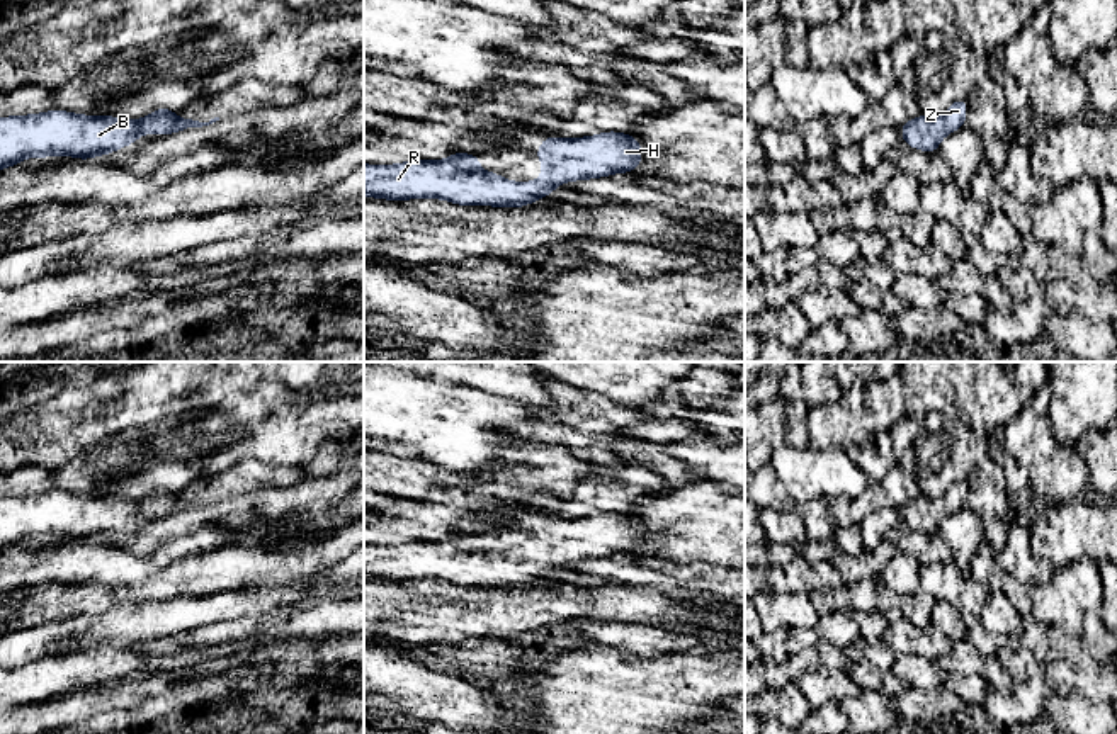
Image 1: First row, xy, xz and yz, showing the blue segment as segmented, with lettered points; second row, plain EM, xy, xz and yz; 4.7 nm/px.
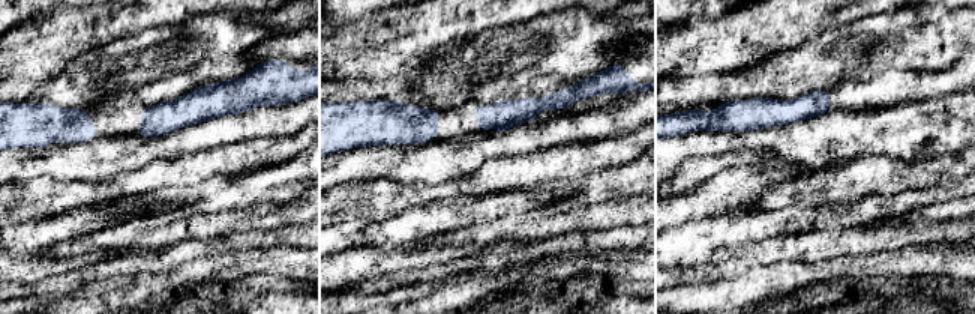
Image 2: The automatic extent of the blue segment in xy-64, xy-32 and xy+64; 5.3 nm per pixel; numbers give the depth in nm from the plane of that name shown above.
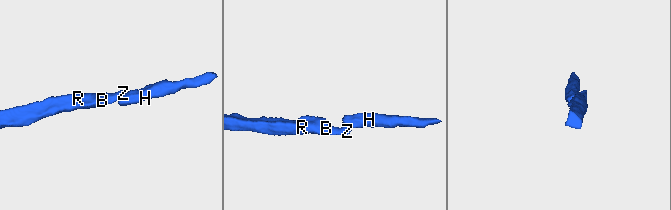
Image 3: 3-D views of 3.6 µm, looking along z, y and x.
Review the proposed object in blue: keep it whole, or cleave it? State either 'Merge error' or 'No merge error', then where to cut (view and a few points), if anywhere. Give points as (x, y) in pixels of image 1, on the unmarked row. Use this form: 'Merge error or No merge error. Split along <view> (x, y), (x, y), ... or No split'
No merge error. No split

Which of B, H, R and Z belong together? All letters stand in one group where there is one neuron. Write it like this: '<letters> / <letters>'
B H R Z

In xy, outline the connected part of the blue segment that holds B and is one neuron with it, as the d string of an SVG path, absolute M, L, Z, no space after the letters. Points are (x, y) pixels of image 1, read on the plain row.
M168 488L153 491L143 500L114 496L85 496L68 491L0 498L0 550L20 545L26 539L66 535L92 540L131 527L148 513L175 515L219 501L199 503L180 500Z

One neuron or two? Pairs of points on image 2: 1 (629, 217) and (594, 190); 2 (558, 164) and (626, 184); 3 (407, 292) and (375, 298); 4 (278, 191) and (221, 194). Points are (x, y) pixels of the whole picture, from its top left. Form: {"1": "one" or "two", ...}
{"1": "two", "2": "two", "3": "one", "4": "one"}

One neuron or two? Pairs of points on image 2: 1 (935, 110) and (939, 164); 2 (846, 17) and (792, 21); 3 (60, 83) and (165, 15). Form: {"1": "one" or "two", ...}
{"1": "two", "2": "one", "3": "two"}

